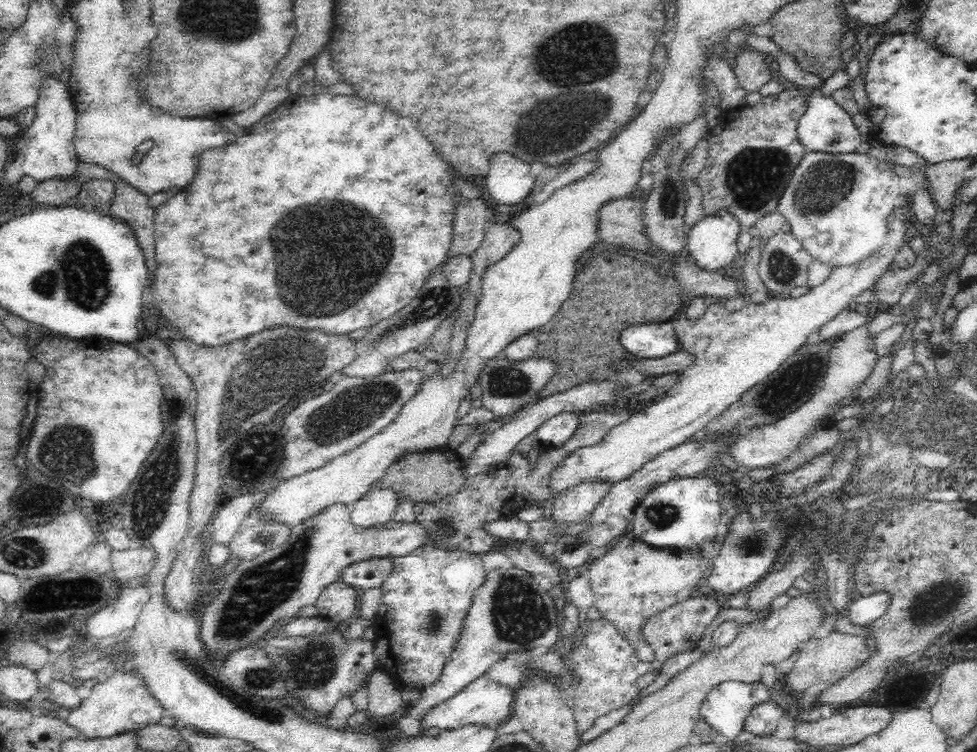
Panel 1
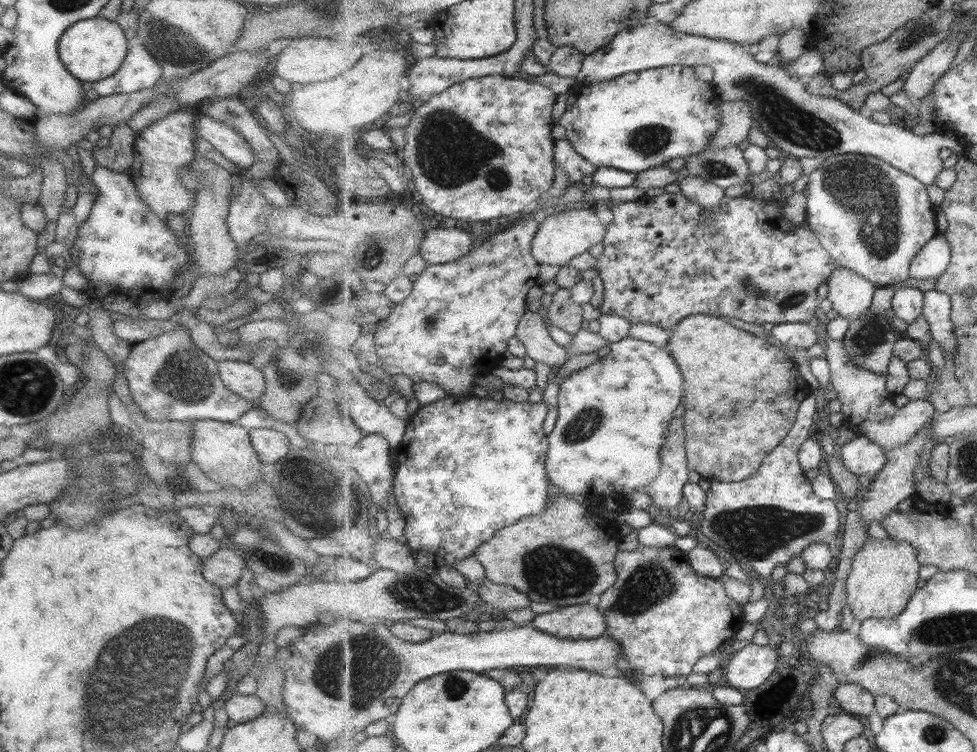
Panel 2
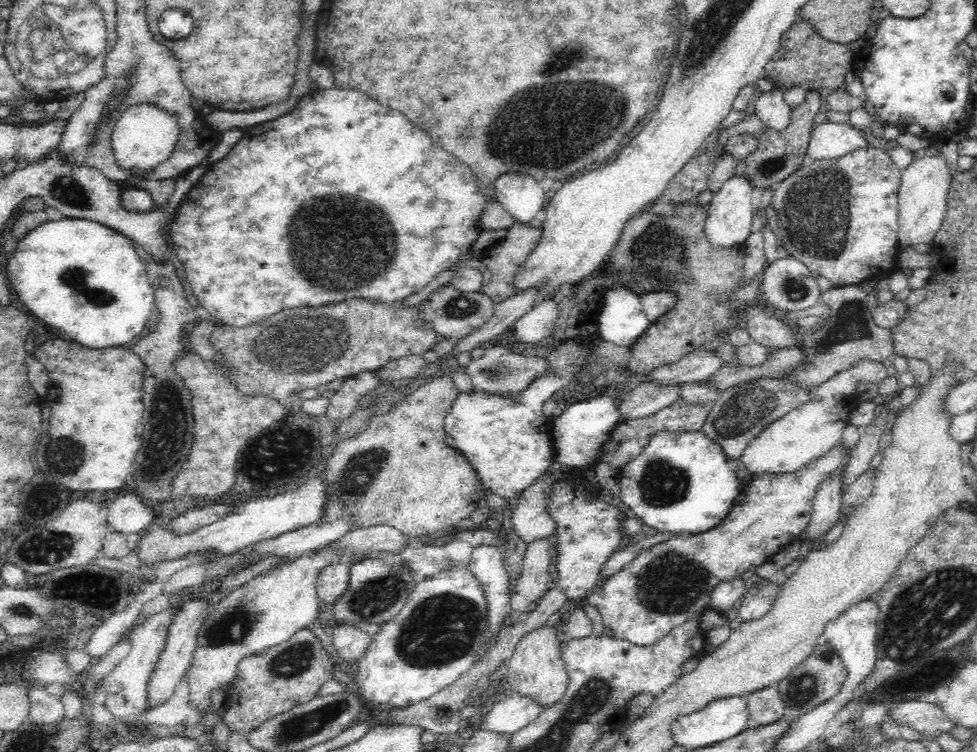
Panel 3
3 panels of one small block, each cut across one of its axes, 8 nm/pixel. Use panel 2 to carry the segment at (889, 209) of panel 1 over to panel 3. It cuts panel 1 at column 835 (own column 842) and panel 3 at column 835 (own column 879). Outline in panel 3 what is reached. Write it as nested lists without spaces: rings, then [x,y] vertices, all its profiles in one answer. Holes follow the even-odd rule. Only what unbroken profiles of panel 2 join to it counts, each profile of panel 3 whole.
[[[872,146],[861,147],[852,150],[849,154],[844,154],[840,158],[824,158],[814,160],[809,166],[800,168],[796,173],[788,176],[784,181],[774,187],[774,196],[771,199],[771,206],[777,213],[779,226],[779,236],[786,254],[801,260],[812,272],[818,273],[828,279],[835,287],[845,287],[848,285],[860,285],[861,282],[874,279],[887,279],[897,269],[898,261],[898,233],[899,233],[899,188],[902,182],[902,173],[898,171],[896,164],[892,161],[889,152],[872,148]]]

